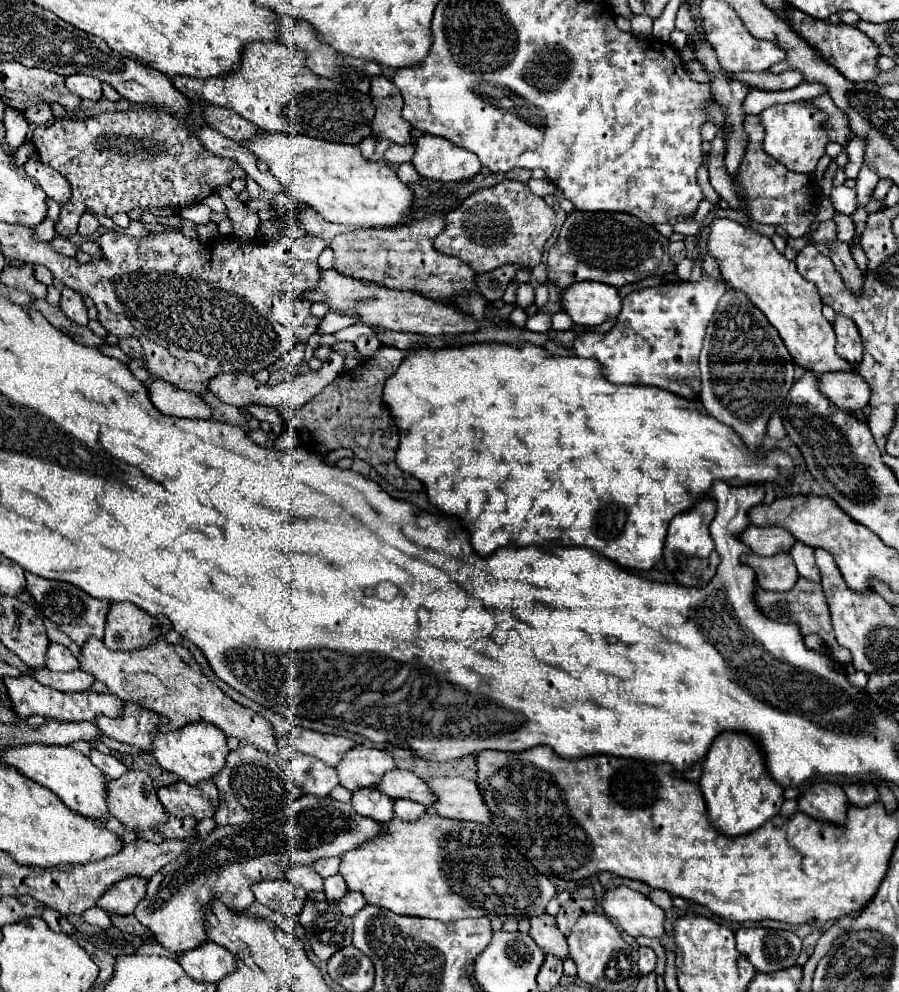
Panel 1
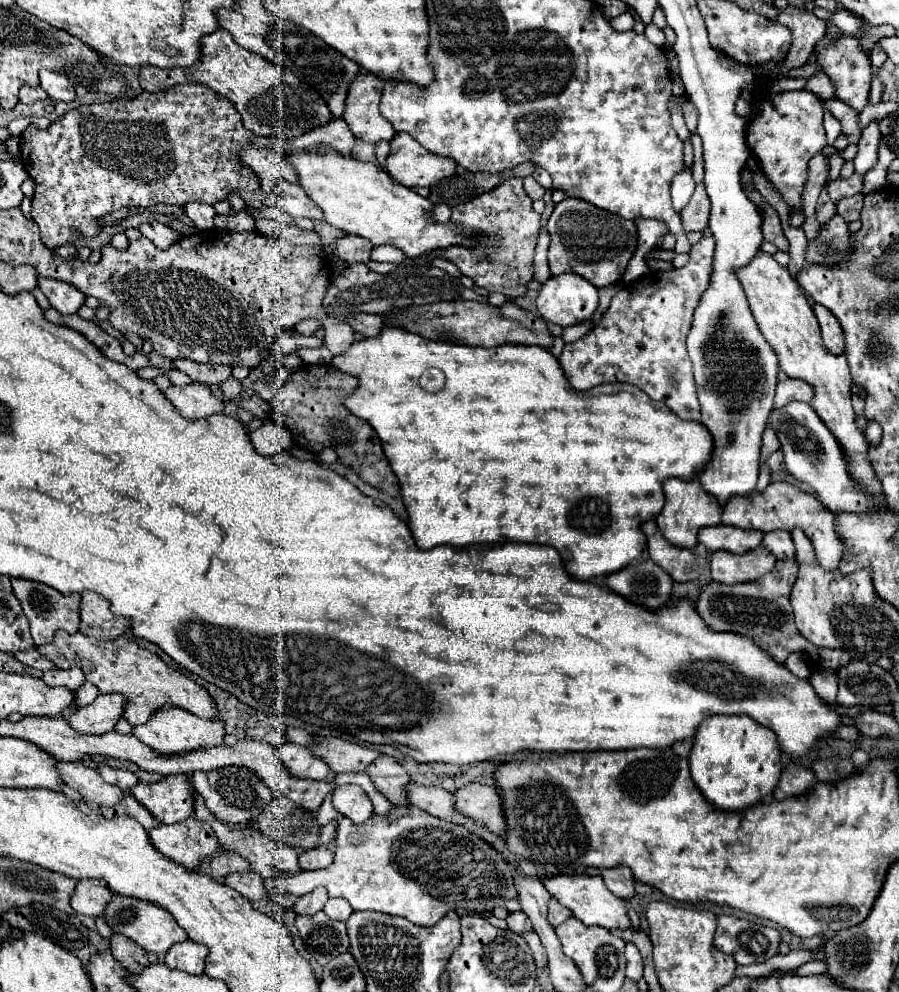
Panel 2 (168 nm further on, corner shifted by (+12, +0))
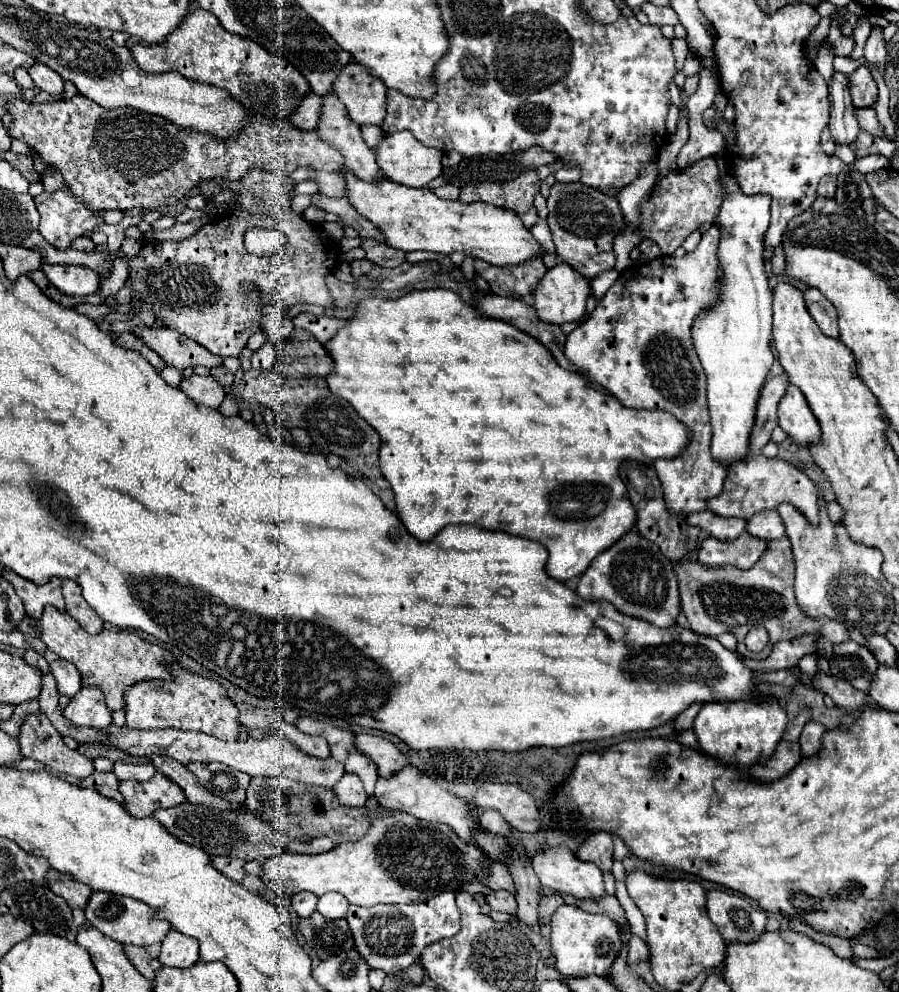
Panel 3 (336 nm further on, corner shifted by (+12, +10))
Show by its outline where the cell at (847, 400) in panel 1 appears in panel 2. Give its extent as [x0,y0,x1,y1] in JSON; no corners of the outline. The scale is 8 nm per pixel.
[773,379,813,409]

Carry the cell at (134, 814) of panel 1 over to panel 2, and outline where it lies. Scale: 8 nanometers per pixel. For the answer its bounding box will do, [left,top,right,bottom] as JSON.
[55,761,129,807]

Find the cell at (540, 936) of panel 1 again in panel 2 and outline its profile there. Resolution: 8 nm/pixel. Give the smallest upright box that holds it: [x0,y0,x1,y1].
[505,911,531,933]

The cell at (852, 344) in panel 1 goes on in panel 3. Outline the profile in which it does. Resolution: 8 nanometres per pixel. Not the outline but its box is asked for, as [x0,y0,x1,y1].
[805,287,839,337]

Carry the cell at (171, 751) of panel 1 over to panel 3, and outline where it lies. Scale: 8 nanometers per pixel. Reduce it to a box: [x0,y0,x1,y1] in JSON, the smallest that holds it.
[125,667,239,741]

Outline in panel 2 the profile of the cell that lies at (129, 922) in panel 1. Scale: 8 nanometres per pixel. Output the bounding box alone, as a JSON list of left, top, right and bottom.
[111,935,149,973]

